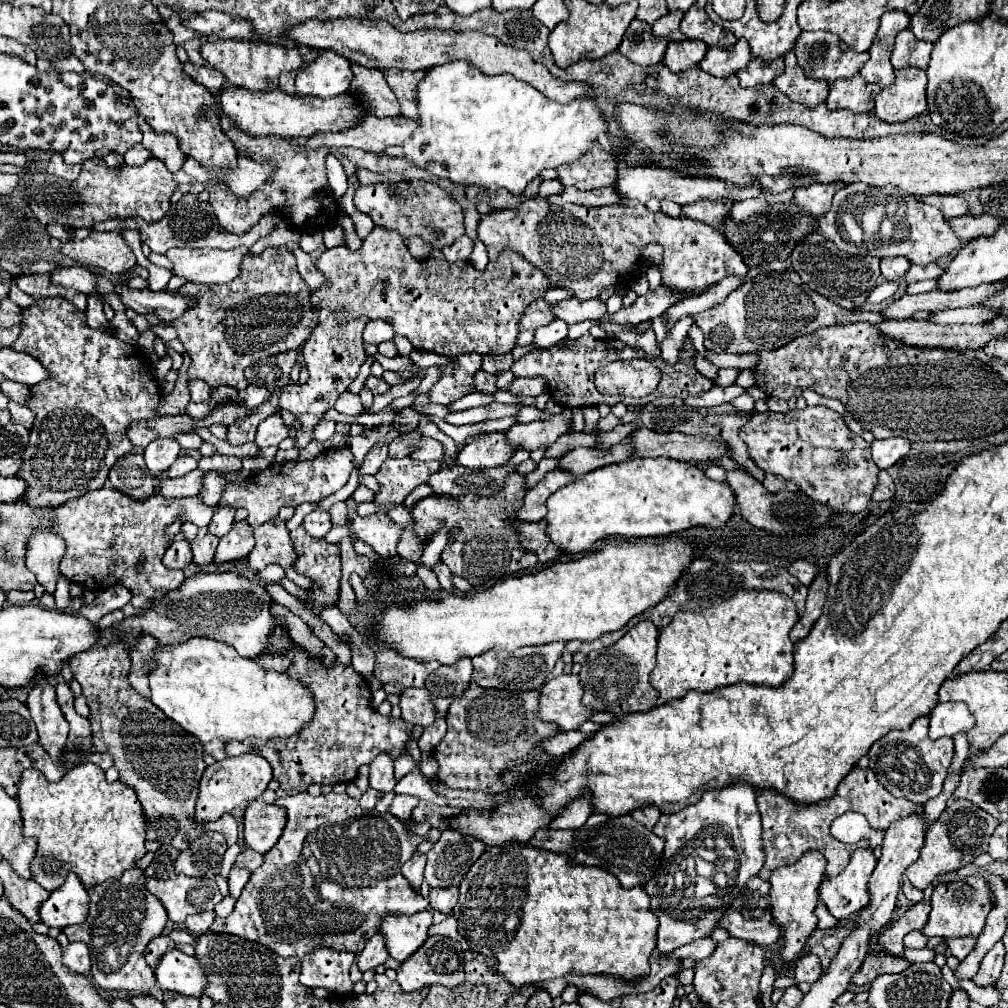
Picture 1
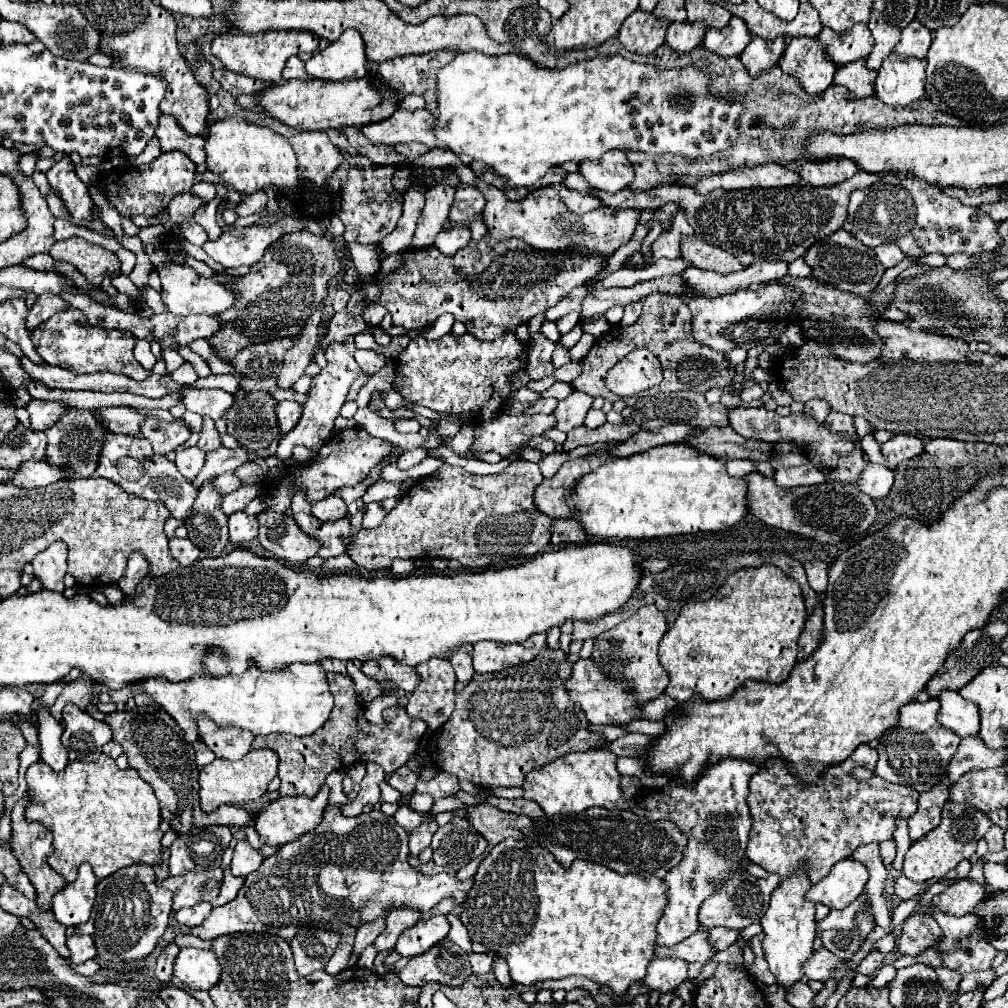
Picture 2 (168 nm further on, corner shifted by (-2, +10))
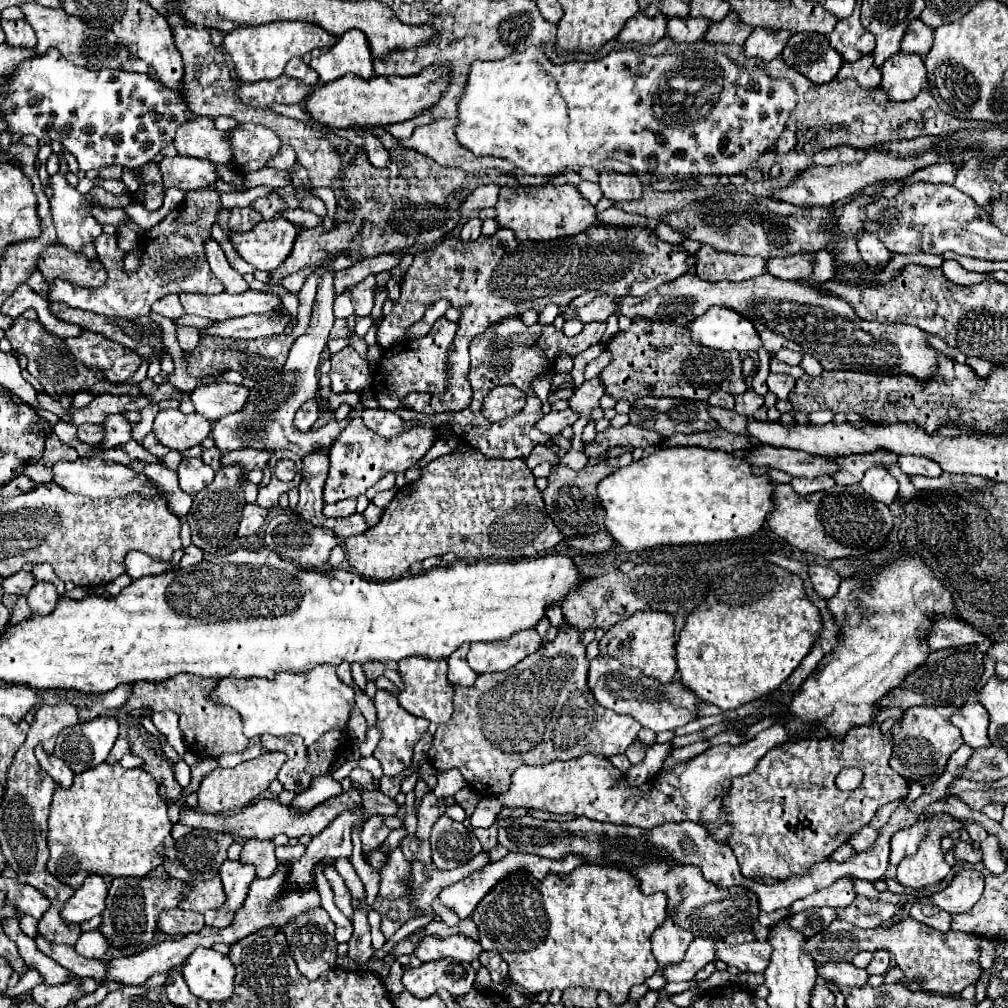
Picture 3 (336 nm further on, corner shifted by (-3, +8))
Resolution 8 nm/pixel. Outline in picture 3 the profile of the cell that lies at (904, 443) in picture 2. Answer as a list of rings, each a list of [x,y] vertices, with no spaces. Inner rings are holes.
[[[899,456],[899,468],[905,474],[921,474],[921,476],[941,476],[943,470],[939,464],[925,456]]]

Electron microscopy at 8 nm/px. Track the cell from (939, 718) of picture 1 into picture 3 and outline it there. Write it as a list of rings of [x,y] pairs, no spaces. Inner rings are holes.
[[[977,700],[965,702],[965,704],[951,716],[951,724],[961,730],[963,740],[965,740],[969,746],[981,748],[981,746],[989,746],[989,744],[991,744],[991,742],[987,740],[989,716],[987,716],[987,710],[985,710]]]

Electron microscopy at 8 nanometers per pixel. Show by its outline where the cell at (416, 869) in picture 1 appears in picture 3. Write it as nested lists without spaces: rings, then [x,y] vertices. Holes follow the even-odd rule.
[[[431,792],[423,796],[419,808],[417,808],[417,816],[419,816],[419,828],[417,828],[417,840],[425,842],[431,836],[431,828],[437,822],[439,816],[445,814],[445,800],[443,798],[435,798]]]

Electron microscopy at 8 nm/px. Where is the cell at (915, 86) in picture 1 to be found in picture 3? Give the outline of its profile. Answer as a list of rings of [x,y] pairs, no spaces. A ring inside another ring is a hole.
[[[895,54],[883,64],[881,72],[881,88],[895,102],[913,100],[927,84],[927,70],[919,56]]]

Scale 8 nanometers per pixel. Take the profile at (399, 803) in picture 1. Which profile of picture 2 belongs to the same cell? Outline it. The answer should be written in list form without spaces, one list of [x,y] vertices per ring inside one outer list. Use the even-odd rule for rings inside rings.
[[[438,772],[430,782],[418,782],[416,784],[416,790],[414,792],[426,792],[430,794],[434,800],[438,798],[446,798],[446,796],[452,796],[460,790],[460,784],[454,776],[446,774],[446,772]]]

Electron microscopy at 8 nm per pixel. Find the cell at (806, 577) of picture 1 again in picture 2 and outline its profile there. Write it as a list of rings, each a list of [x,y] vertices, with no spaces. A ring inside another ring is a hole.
[[[812,560],[812,562],[806,562],[804,568],[806,568],[806,574],[808,574],[810,588],[816,594],[824,596],[826,594],[826,584],[828,584],[828,564],[824,564],[820,560]]]

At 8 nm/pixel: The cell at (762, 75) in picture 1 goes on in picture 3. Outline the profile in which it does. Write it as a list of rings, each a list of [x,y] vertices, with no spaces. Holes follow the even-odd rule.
[[[755,28],[753,34],[747,38],[743,50],[745,50],[747,58],[769,62],[783,54],[783,48],[787,46],[789,38],[791,38],[791,32],[787,32],[787,30]]]

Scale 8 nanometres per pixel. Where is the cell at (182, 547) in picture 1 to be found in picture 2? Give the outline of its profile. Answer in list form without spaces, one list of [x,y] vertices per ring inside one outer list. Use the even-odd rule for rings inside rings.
[[[172,538],[172,540],[170,540],[170,552],[172,552],[172,556],[174,556],[180,564],[184,564],[184,566],[194,564],[194,562],[200,558],[200,550],[198,550],[188,538],[186,538],[186,540]]]

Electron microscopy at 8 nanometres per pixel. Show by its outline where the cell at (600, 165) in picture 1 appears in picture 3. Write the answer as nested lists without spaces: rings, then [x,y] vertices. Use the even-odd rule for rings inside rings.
[[[601,170],[599,186],[601,186],[603,196],[613,202],[637,200],[643,190],[641,182],[635,174],[623,174],[623,172],[615,172],[615,170]]]

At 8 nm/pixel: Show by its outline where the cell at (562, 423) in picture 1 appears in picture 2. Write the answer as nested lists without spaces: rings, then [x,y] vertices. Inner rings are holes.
[[[574,390],[566,400],[558,402],[558,408],[554,412],[554,416],[558,418],[556,428],[560,432],[570,432],[572,428],[582,426],[588,410],[592,408],[592,402],[594,402],[594,398],[590,398],[588,394]]]

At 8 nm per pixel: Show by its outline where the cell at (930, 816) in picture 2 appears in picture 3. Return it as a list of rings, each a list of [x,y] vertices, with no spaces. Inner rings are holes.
[[[919,814],[917,816],[917,822],[913,826],[903,828],[903,830],[899,830],[899,832],[893,834],[893,838],[891,838],[891,860],[889,860],[889,864],[897,866],[905,856],[909,856],[915,850],[919,850],[921,842],[927,836],[929,822],[931,822],[931,818],[927,818],[925,814]]]

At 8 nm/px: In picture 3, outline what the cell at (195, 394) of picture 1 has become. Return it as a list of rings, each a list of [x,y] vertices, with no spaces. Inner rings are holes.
[[[185,326],[177,327],[178,342],[186,354],[191,354],[200,341],[199,331],[196,328]]]

